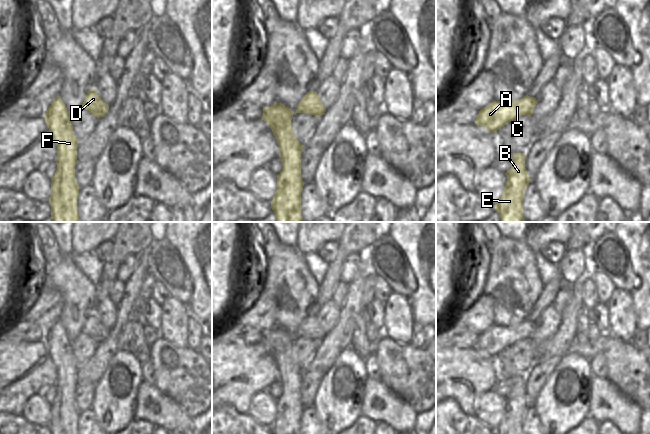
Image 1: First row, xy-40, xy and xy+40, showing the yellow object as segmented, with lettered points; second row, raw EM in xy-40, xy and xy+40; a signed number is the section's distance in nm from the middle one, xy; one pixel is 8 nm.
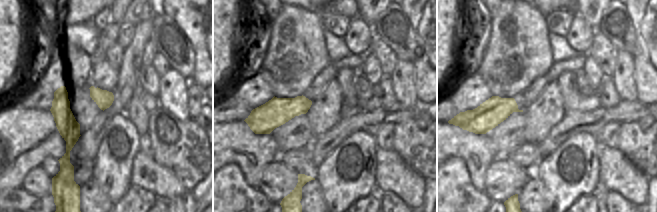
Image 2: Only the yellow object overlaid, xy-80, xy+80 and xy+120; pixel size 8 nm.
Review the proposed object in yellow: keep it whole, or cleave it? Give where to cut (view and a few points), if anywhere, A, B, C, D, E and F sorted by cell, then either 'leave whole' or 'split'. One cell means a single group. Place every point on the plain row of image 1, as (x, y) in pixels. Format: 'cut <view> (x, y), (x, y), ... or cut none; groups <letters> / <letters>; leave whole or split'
cut xy (290, 344), (276, 348), (271, 352); groups A C D / B E F; split

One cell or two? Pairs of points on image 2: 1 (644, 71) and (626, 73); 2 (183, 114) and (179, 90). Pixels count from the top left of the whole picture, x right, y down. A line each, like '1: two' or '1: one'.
1: two
2: one

